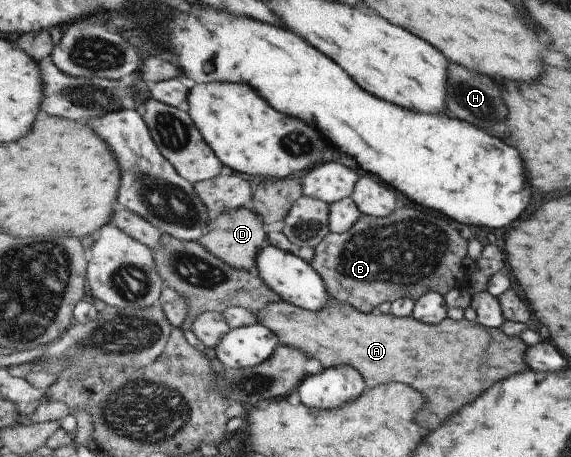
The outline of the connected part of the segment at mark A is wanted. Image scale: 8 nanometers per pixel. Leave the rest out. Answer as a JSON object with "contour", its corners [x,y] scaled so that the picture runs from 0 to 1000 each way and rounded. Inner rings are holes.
{"contour":[[[583,650],[564,678],[539,678],[504,659],[483,656],[466,665],[450,694],[459,713],[487,733],[490,755],[529,766],[529,775],[557,788],[567,807],[620,801],[634,816],[644,849],[697,832],[725,845],[753,880],[753,888],[732,910],[732,928],[753,945],[771,937],[778,919],[823,884],[858,840],[921,810],[914,783],[921,753],[912,740],[813,696],[783,696],[767,711],[739,709],[722,691],[636,685],[616,665]],[[750,827],[757,827],[757,840]]]}

